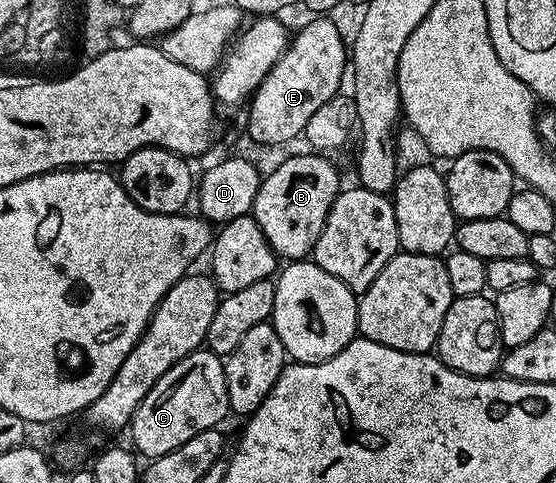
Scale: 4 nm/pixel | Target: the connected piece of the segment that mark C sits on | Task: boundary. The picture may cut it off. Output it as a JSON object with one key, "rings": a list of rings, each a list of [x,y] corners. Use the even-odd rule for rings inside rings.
{"rings":[[[200,347],[157,379],[149,395],[141,399],[137,411],[131,416],[130,444],[136,454],[144,453],[147,459],[154,459],[189,443],[189,439],[193,439],[193,435],[201,435],[201,431],[222,426],[222,421],[229,417],[223,363],[224,358]]]}

